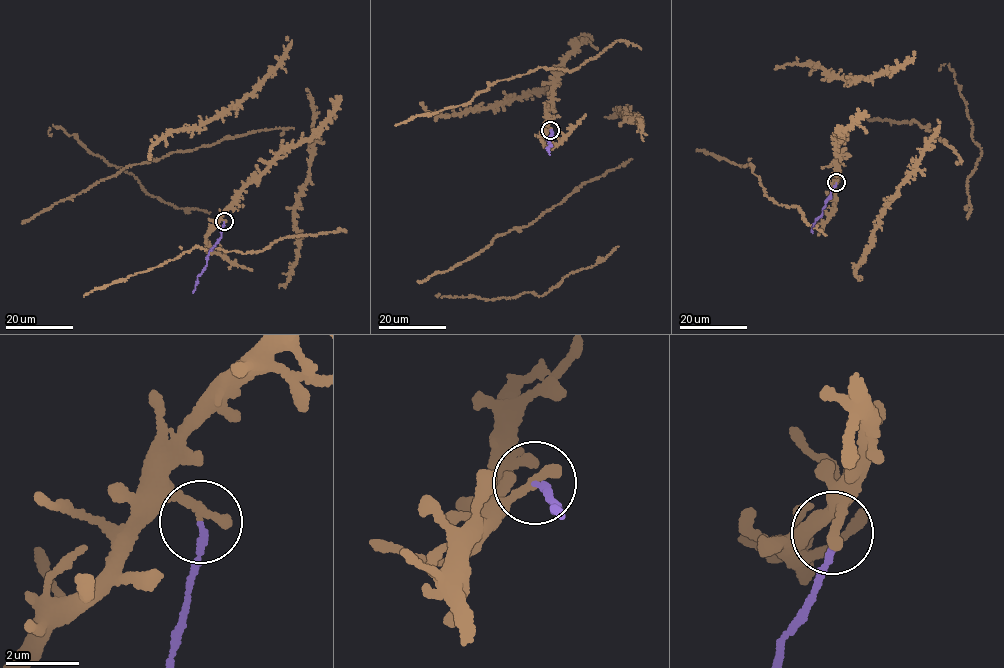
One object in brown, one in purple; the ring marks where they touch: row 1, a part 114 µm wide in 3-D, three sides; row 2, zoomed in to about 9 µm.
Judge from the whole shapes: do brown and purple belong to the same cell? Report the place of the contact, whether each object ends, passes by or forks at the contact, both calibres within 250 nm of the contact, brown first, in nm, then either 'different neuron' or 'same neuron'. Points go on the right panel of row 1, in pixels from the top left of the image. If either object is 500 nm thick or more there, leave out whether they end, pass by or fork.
place (836, 182); brown ends; purple ends; calibres 320 and 150 nm; different neuron

